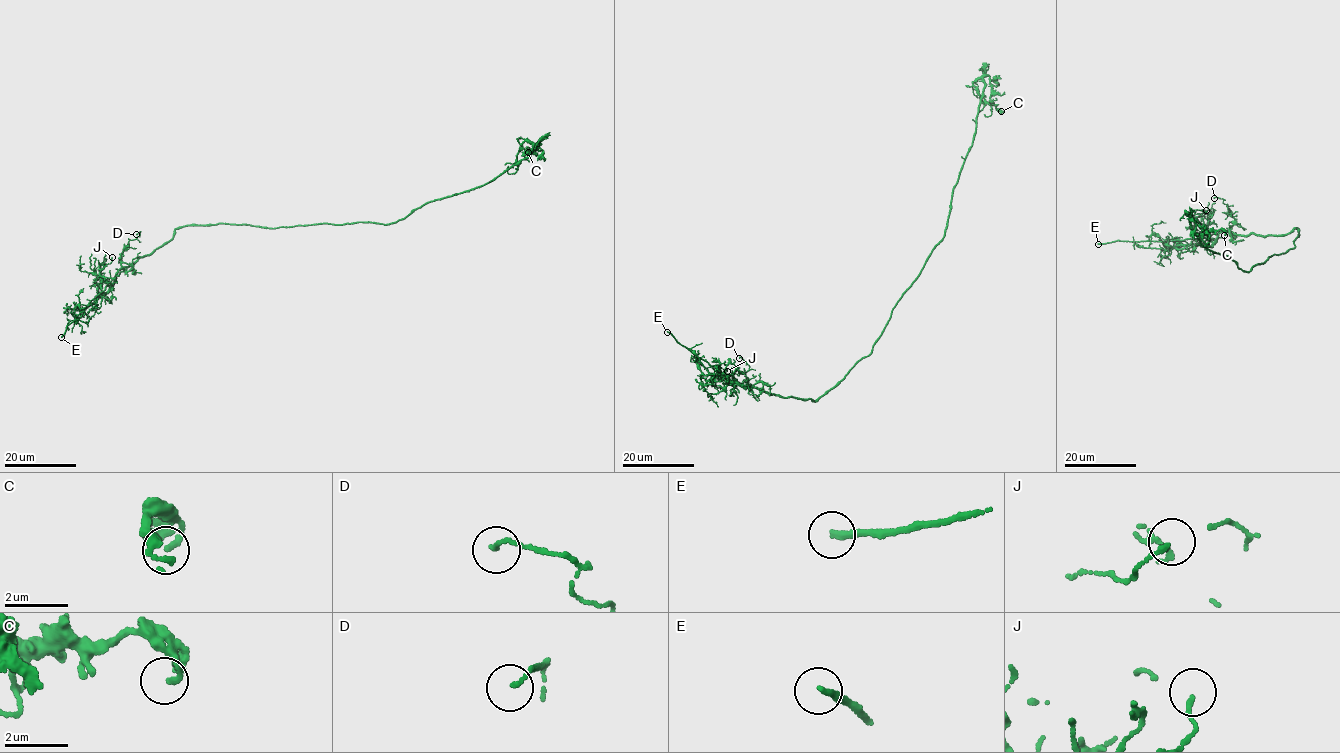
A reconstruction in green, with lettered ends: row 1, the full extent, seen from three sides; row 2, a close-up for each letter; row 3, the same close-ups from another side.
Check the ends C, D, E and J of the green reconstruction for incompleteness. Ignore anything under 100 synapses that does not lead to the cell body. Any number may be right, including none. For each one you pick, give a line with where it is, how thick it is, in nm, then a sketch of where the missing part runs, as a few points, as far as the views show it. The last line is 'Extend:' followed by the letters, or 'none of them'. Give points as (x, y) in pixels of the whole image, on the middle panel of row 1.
E: Place: (667, 332). Thickness 200 nm. Course of what is missing: (667, 332), (657, 331), (649, 325)
Extend: E

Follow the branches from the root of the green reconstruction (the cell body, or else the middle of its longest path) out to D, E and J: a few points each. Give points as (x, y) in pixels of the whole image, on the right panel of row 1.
D: (1282, 253), (1294, 247), (1298, 229), (1278, 235), (1236, 234), (1229, 230), (1235, 218), (1227, 204), (1214, 198)
E: (1282, 253), (1294, 247), (1298, 229), (1263, 236), (1224, 230), (1212, 242), (1196, 238), (1098, 244)
J: (1282, 253), (1294, 247), (1298, 229), (1263, 236), (1224, 230), (1213, 242), (1193, 216), (1206, 210)

